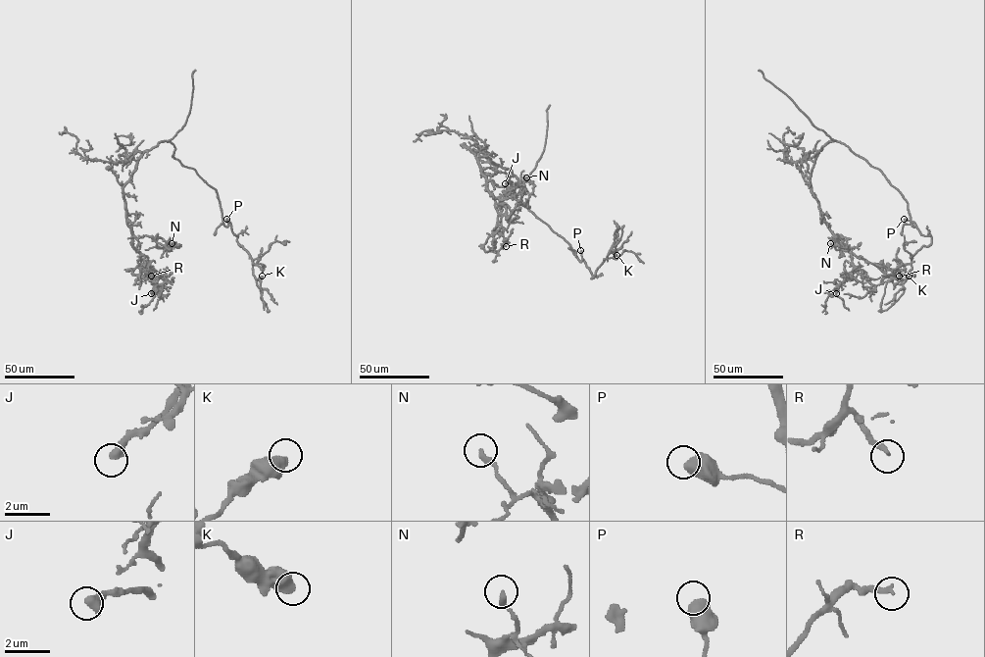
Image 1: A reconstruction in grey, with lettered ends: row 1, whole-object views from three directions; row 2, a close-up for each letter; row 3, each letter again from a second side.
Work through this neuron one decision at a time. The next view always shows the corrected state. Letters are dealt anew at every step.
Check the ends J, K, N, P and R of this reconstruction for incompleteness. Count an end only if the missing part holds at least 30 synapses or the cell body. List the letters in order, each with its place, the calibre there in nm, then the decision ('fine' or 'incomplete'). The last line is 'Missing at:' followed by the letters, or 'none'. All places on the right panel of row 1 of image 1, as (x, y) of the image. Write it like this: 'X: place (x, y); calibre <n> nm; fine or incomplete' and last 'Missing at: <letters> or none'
J: place (836, 293); calibre 440 nm; incomplete
K: place (909, 276); calibre 600 nm; fine
N: place (830, 243); calibre 240 nm; fine
P: place (904, 219); calibre 650 nm; fine
R: place (899, 276); calibre 240 nm; fine
Missing at: J

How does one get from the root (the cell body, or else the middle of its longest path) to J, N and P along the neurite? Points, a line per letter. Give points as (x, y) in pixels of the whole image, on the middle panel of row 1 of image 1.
J: (529, 196), (510, 170), (485, 157), (477, 158), (486, 188), (494, 197), (506, 198), (511, 185), (505, 183)
N: (529, 196), (510, 170), (485, 157), (477, 158), (481, 172), (498, 186), (514, 188), (521, 185), (526, 177)
P: (529, 196), (527, 208), (569, 245), (581, 262), (580, 250)

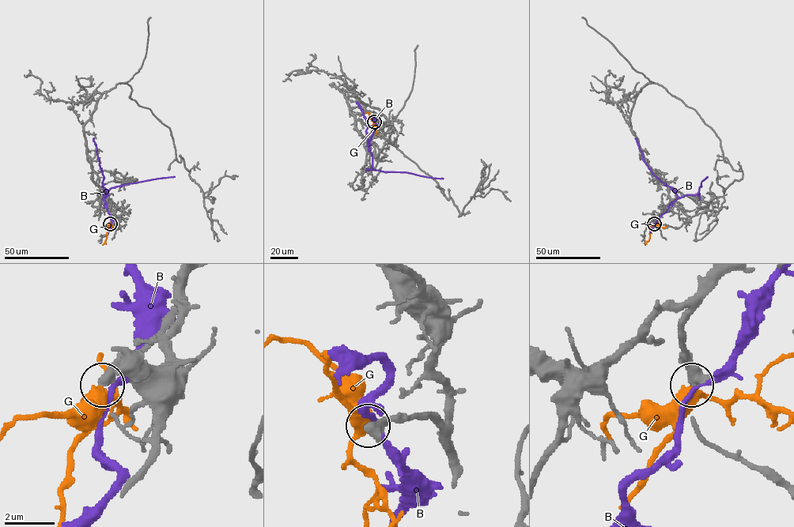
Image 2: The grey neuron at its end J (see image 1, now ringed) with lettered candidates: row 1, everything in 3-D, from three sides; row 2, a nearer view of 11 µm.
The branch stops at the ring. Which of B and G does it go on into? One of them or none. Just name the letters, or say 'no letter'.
G

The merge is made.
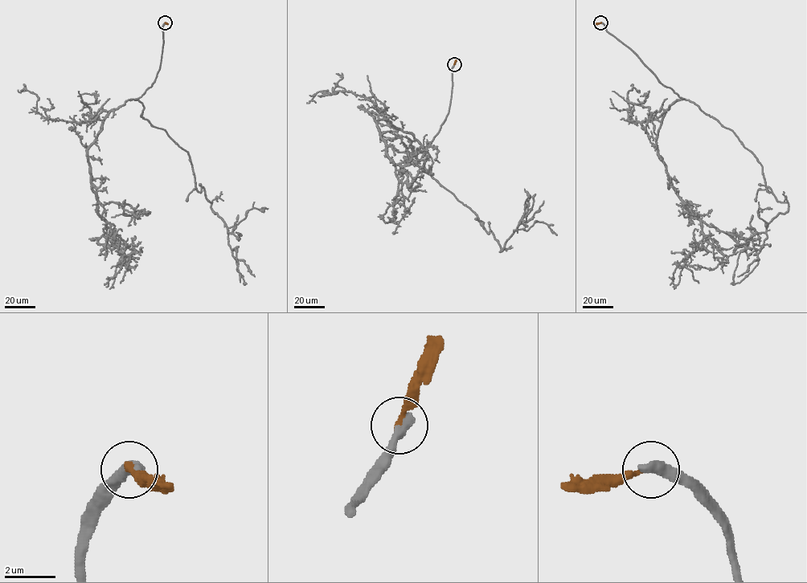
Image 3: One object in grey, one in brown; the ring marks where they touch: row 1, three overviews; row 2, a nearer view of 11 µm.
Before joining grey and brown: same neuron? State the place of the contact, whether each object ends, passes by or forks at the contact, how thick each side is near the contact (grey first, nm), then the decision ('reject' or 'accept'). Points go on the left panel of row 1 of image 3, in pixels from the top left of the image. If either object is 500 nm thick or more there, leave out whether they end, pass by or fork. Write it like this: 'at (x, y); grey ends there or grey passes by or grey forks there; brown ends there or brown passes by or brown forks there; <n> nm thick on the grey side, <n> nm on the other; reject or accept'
at (165, 22); grey ends there; brown ends there; 480 nm thick on the grey side, 280 nm on the other; accept

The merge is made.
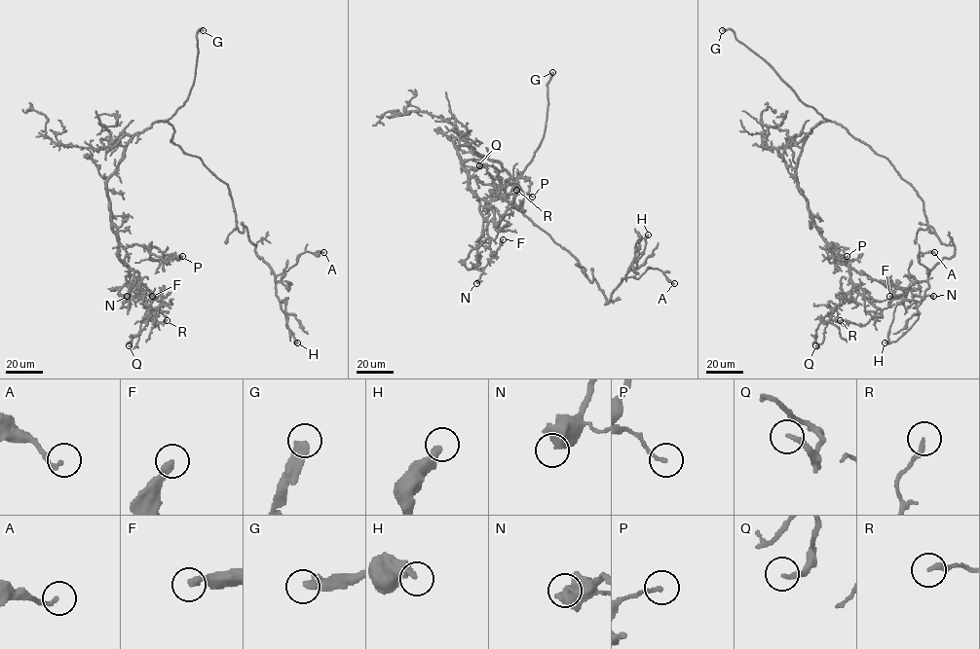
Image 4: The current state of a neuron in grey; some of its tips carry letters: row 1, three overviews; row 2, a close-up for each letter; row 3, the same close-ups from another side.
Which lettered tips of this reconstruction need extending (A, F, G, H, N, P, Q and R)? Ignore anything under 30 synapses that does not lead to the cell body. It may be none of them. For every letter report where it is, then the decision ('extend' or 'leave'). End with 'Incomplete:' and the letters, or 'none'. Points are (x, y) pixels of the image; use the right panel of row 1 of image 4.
A: (934, 252) | leave
F: (889, 296) | leave
G: (722, 30) | extend
H: (885, 342) | leave
N: (933, 296) | leave
P: (847, 256) | leave
Q: (815, 345) | leave
R: (840, 320) | leave
Incomplete: G

